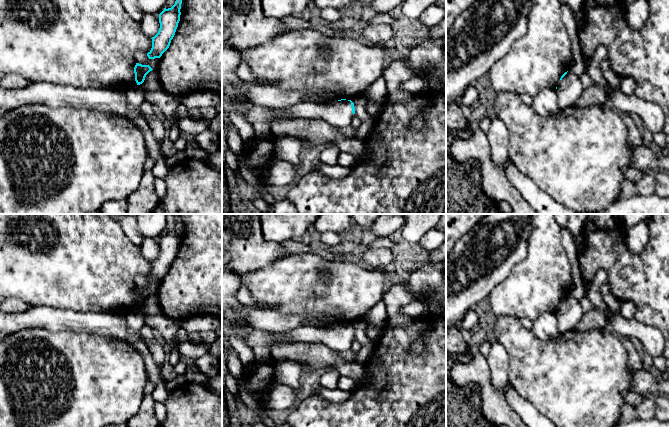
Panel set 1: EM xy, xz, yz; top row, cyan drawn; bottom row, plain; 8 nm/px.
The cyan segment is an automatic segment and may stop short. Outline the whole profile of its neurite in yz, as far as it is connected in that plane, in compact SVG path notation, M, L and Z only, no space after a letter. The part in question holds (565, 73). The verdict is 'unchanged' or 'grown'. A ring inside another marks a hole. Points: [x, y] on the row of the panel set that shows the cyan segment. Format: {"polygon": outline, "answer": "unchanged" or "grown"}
{"polygon": "M569 70L561 76L556 89L558 103L560 109L562 110L576 105L577 100L584 90L584 87L582 86L580 77Z", "answer": "grown"}

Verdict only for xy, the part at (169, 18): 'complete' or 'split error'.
complete

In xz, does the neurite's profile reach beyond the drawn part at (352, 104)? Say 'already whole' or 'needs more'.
needs more

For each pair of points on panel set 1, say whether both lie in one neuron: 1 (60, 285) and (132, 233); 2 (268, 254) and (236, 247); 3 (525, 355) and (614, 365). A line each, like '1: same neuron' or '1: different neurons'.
1: different neurons
2: same neuron
3: same neuron

